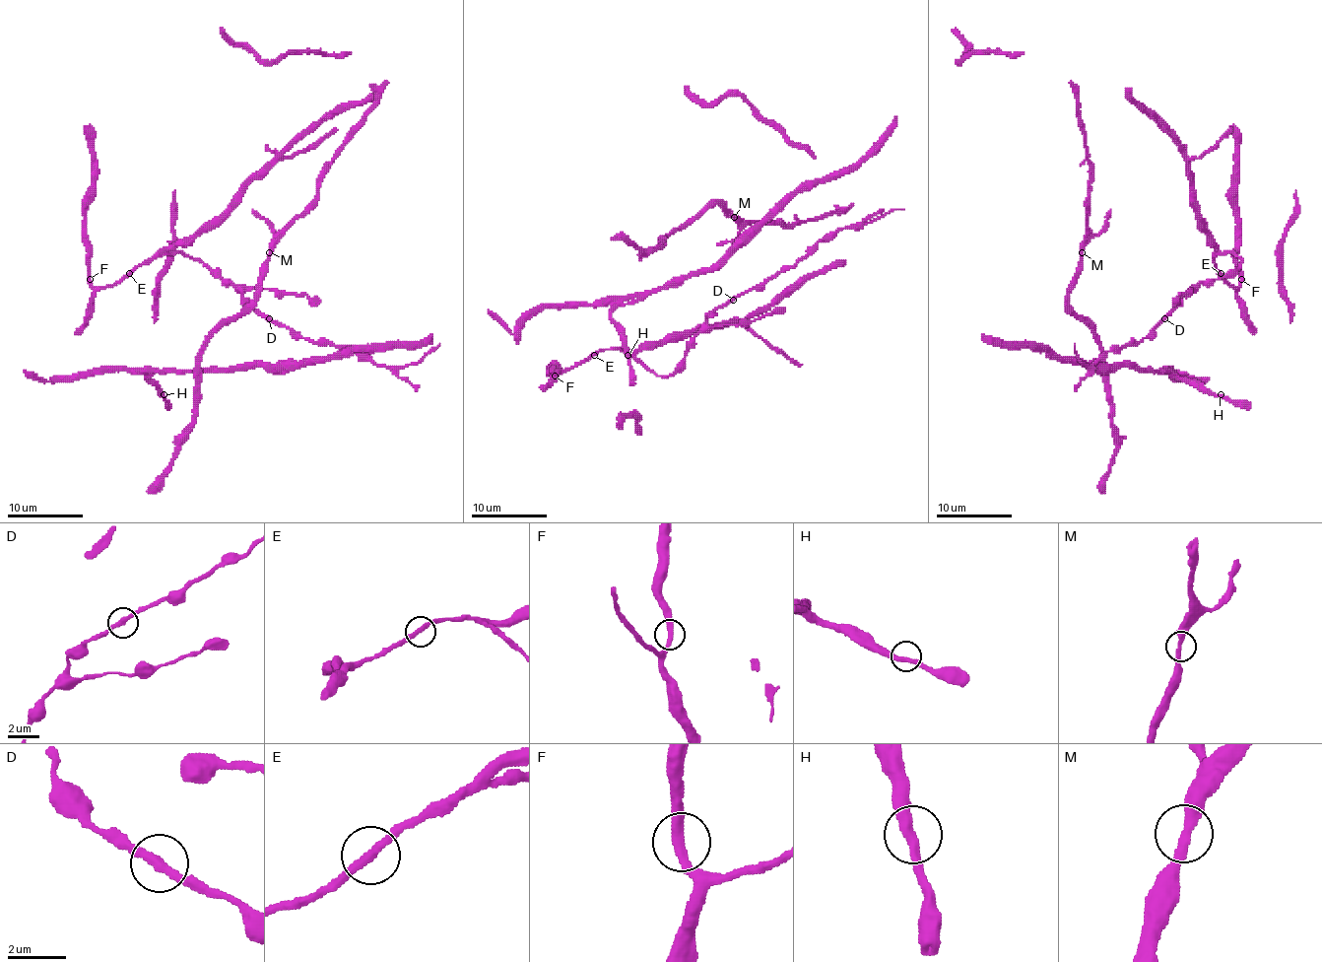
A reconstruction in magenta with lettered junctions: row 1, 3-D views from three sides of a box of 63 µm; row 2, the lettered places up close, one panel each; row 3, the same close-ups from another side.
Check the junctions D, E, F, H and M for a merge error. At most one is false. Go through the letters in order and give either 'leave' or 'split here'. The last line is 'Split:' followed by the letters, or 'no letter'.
D: leave
E: leave
F: leave
H: leave
M: leave
Split: no letter

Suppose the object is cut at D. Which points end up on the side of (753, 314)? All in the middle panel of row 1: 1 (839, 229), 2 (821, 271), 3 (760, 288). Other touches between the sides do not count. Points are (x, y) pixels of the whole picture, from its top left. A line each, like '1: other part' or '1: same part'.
1: other part
2: same part
3: other part

